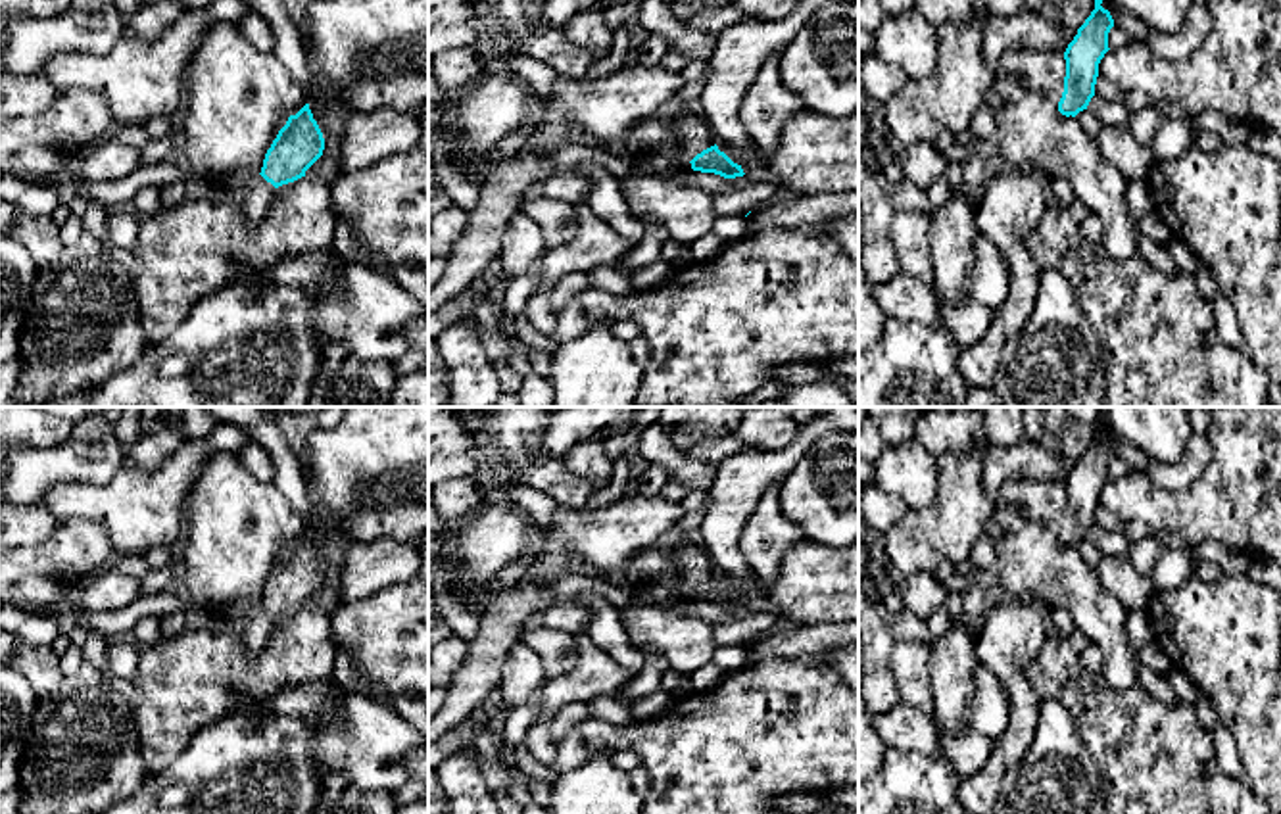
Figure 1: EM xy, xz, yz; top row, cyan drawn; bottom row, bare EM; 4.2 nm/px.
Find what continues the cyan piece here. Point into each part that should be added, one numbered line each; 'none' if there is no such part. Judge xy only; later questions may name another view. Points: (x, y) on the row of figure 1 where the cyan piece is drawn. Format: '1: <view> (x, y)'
1: xy (260, 192)

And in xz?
1: xz (694, 137)

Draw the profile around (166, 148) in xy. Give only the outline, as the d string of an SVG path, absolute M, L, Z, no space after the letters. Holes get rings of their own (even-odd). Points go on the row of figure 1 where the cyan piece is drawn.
M173 129L165 138L150 140L140 152L142 163L169 161L181 156L182 134L181 129Z

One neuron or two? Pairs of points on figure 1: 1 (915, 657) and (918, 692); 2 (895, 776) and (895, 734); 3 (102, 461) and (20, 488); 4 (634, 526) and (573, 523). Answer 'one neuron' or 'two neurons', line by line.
1: one neuron
2: two neurons
3: one neuron
4: one neuron

